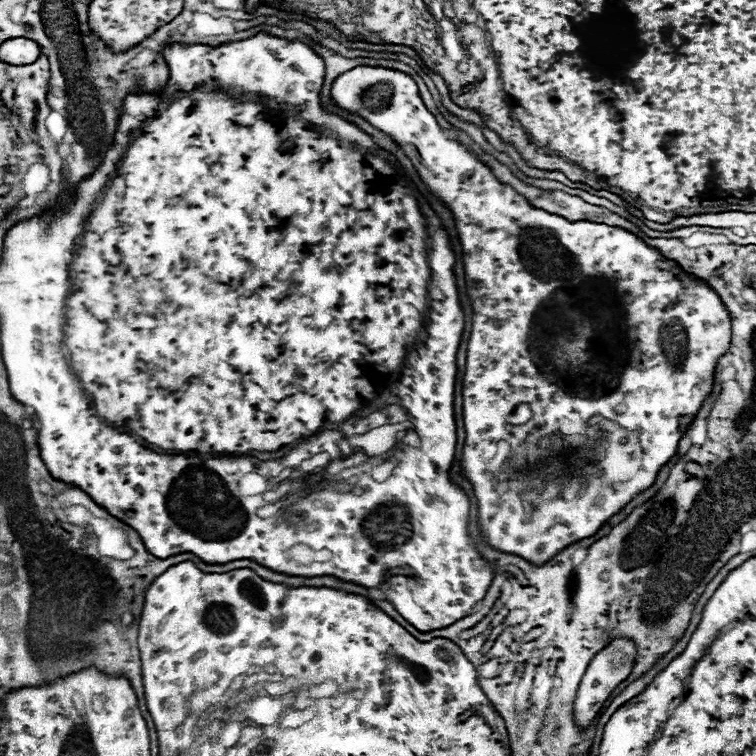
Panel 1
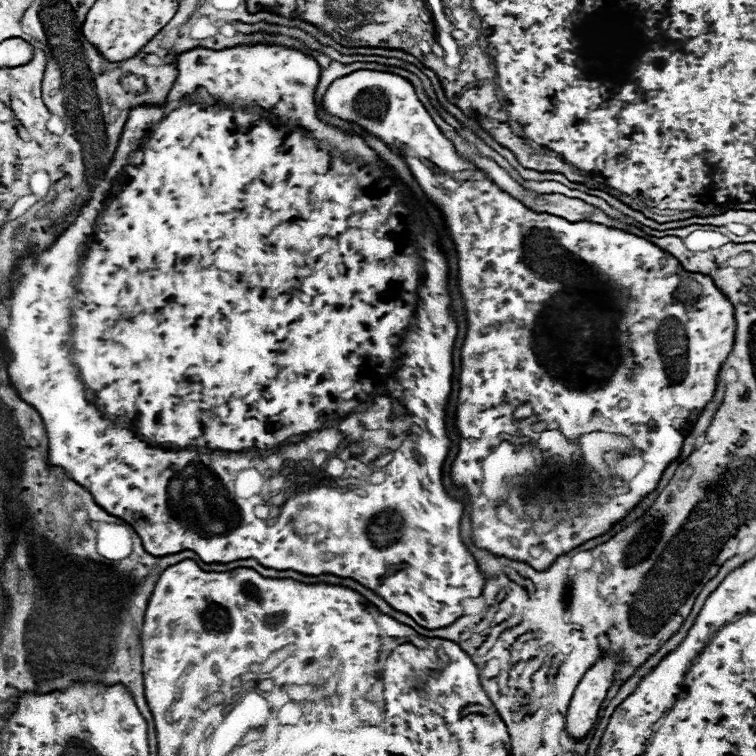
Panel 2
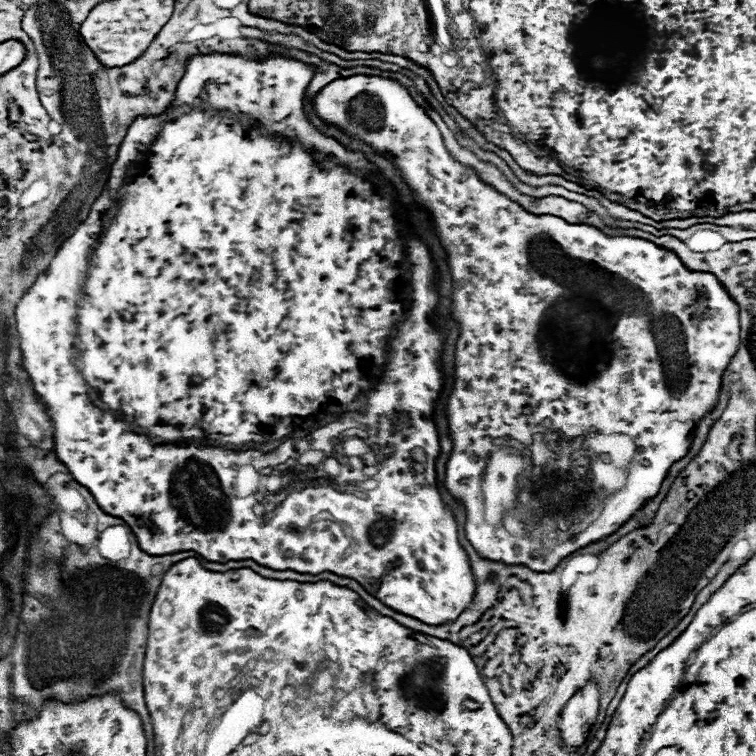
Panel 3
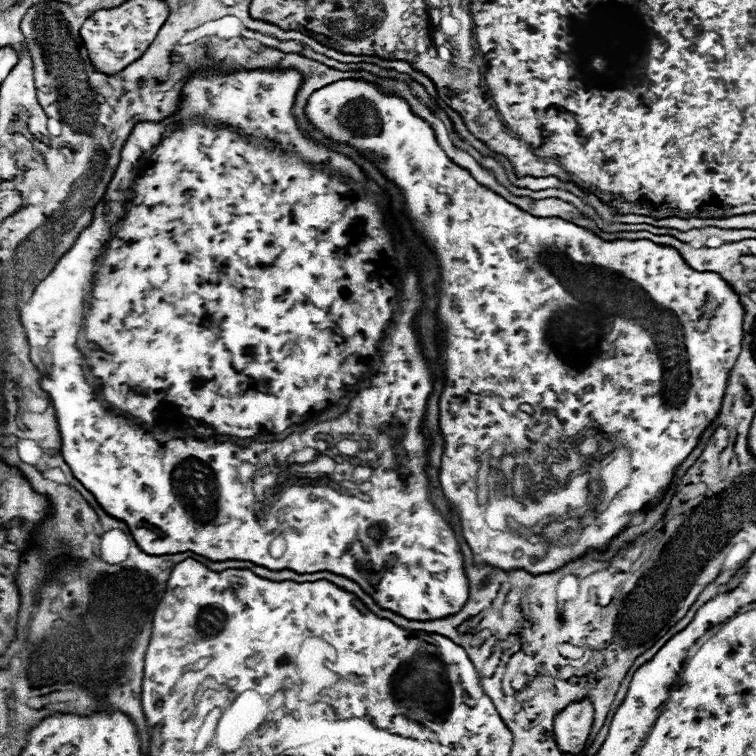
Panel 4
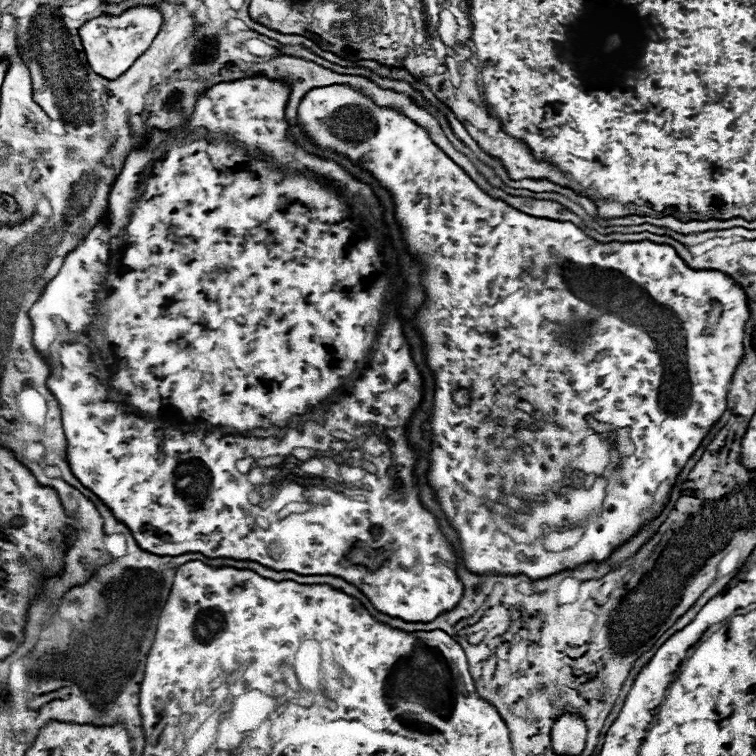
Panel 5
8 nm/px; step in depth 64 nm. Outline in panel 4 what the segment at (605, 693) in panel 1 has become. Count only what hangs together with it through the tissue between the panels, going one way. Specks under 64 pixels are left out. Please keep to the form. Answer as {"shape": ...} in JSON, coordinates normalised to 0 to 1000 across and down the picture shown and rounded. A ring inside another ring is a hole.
{"shape":[[[778,926],[759,929],[733,950],[733,976],[743,995],[767,997],[783,960],[783,931]]]}

